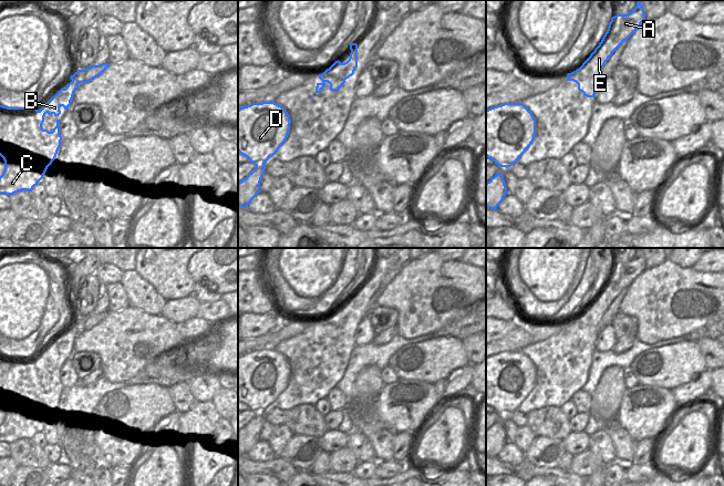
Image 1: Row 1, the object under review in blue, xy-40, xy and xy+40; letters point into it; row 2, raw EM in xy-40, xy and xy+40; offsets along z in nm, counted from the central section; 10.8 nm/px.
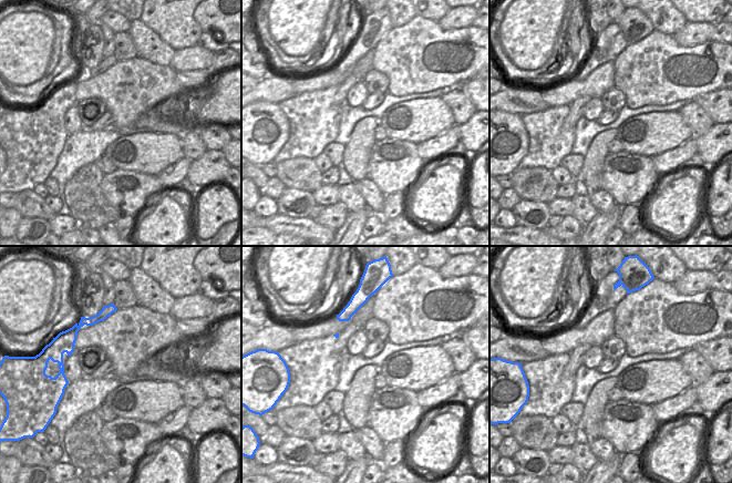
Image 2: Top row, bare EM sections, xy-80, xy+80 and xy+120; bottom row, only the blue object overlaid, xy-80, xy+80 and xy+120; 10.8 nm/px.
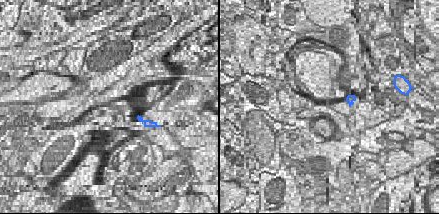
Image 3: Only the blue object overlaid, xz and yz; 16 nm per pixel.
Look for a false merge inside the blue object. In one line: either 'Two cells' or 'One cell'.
Two cells

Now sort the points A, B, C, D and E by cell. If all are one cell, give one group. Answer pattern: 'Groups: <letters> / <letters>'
Groups: A E / B C D

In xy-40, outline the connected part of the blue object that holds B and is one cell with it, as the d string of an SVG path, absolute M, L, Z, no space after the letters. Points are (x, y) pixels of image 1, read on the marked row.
M70 82L65 89L61 89L40 111L34 106L30 107L8 107L0 105L0 156L4 161L4 170L0 176L0 194L13 195L21 190L32 192L33 187L43 178L48 167L55 159L61 146L62 136L60 134L60 120L52 132L42 128L44 116L59 116L60 107L68 110L71 105L74 92L79 89L79 82Z

